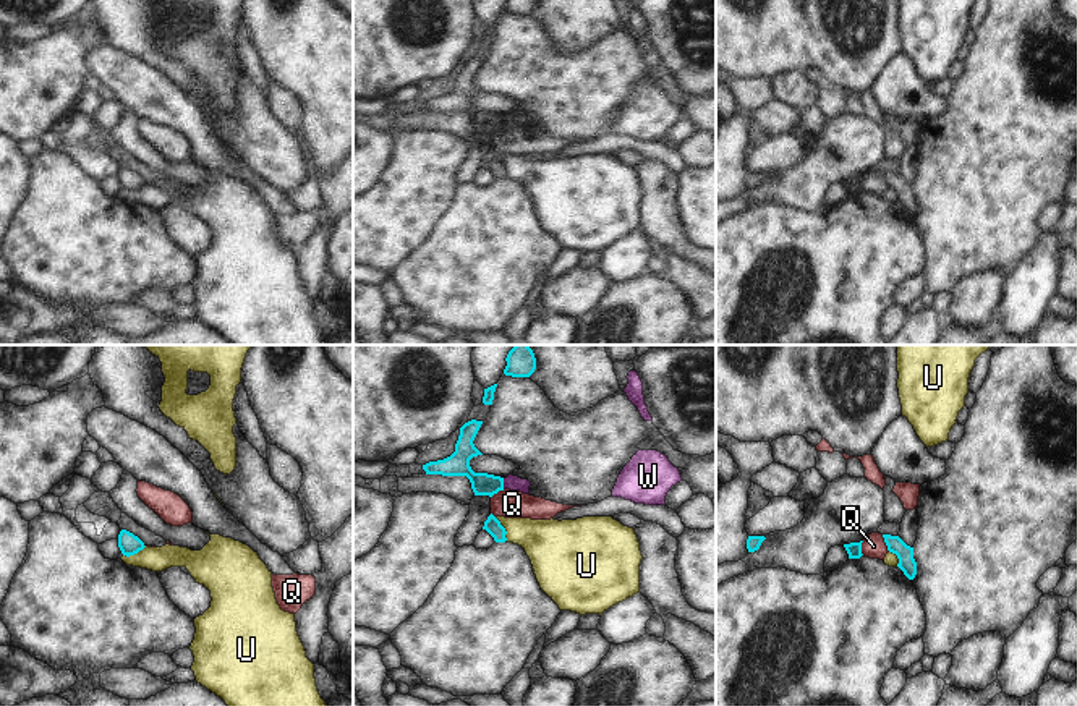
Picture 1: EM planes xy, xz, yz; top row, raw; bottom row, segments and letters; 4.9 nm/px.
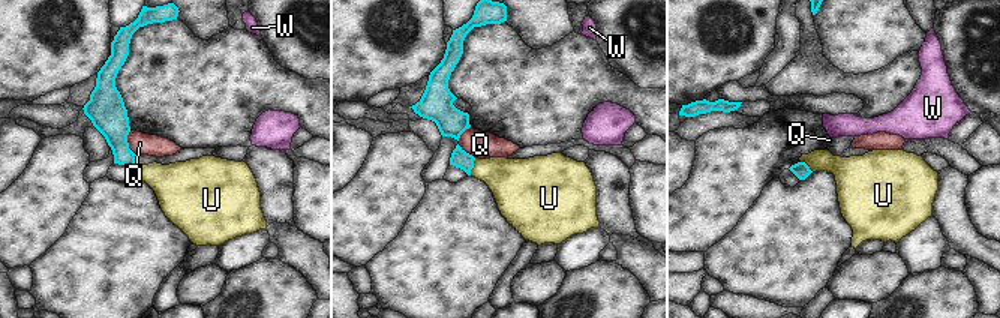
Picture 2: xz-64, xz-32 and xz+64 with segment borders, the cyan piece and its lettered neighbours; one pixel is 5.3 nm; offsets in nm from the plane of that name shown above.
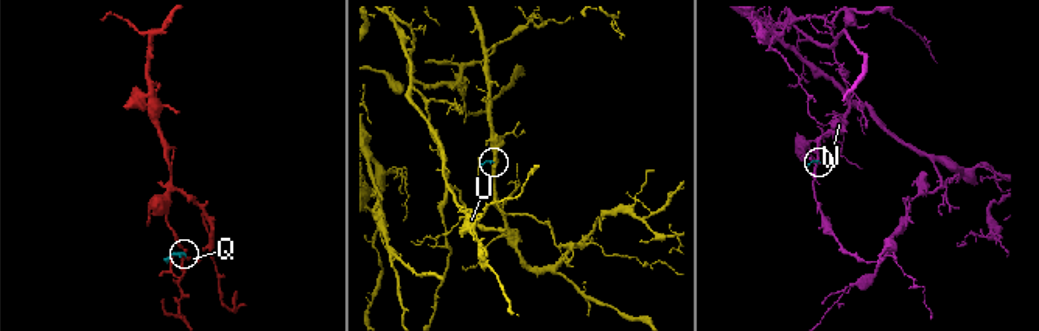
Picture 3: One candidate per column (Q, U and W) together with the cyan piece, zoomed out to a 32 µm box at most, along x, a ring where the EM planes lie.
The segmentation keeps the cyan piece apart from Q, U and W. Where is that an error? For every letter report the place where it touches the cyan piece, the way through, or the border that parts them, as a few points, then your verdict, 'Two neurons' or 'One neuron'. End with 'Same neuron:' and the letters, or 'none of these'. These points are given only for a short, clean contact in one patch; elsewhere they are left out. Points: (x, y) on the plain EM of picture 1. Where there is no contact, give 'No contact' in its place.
Q: Touches cyan at yz (885, 178). Boundary: yz (881, 172), (889, 188). Two neurons
U: Touches cyan at xz (504, 165). Boundary: xz (494, 154), (504, 165), (507, 177). Two neurons
W: Touches cyan at xz (502, 120). Boundary: xz (502, 115), (504, 125). Two neurons
Same neuron: none of these.

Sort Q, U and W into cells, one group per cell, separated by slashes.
Q / U / W

